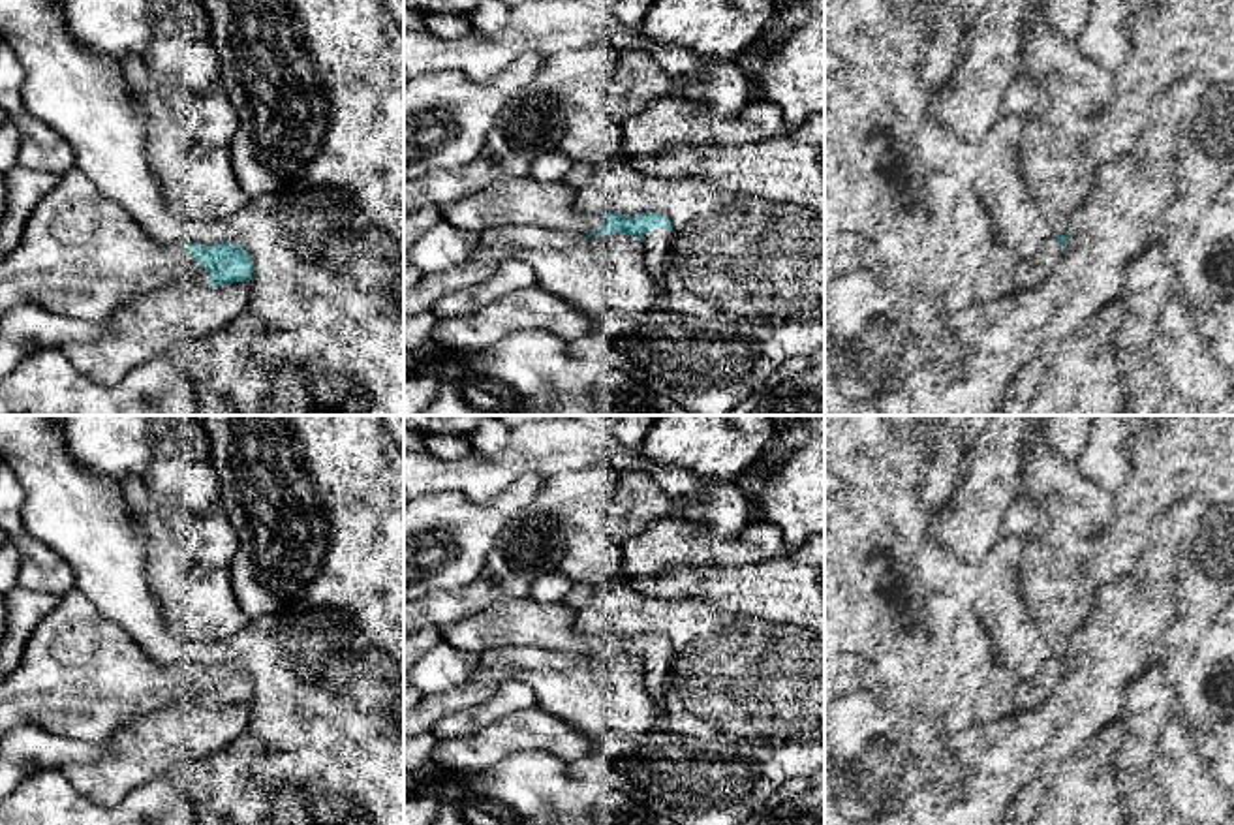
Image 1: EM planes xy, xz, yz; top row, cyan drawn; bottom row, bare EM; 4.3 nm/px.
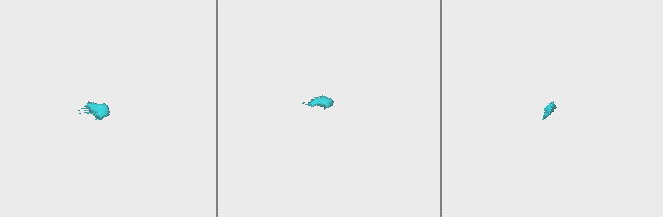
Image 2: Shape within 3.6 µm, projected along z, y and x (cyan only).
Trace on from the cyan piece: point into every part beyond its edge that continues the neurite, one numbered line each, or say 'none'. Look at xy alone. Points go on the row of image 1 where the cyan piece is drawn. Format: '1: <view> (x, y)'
1: xy (81, 254)

